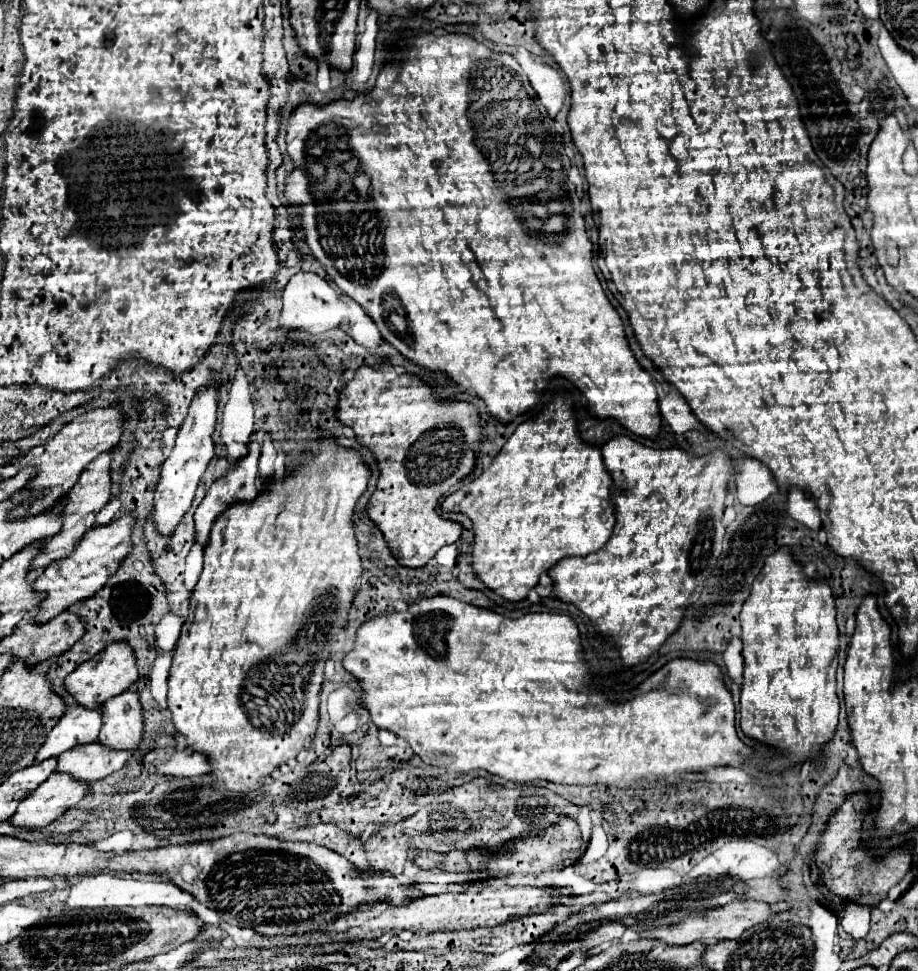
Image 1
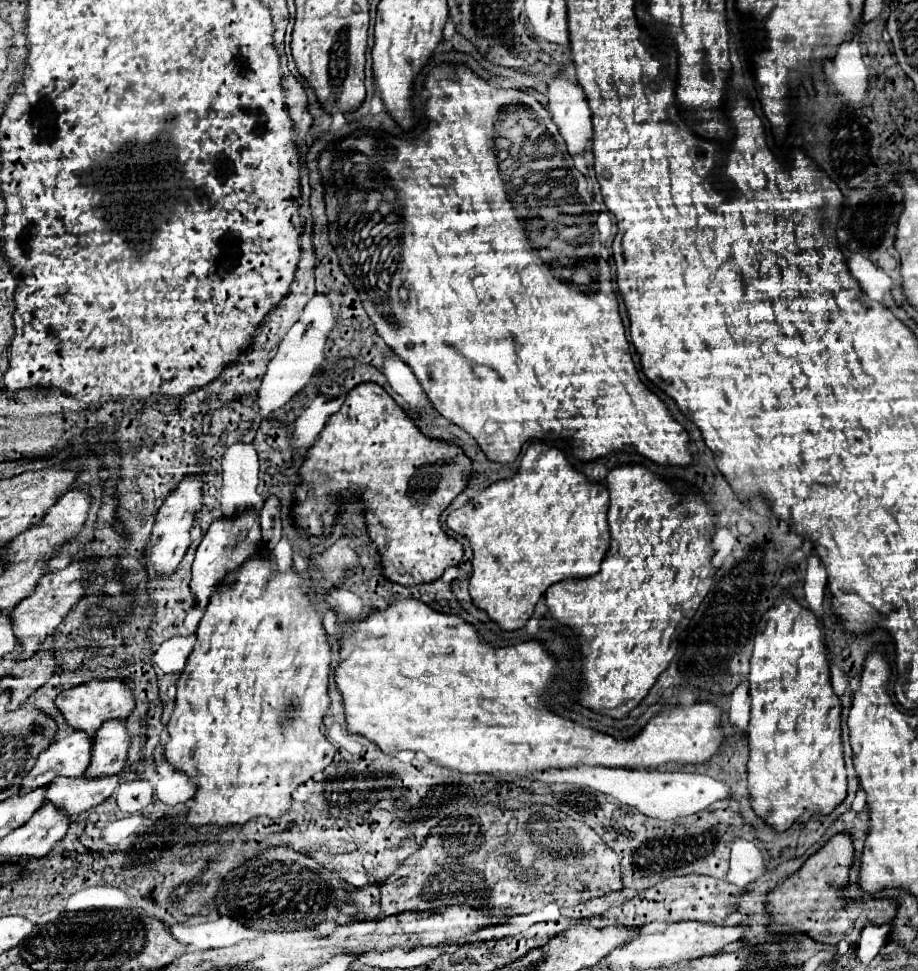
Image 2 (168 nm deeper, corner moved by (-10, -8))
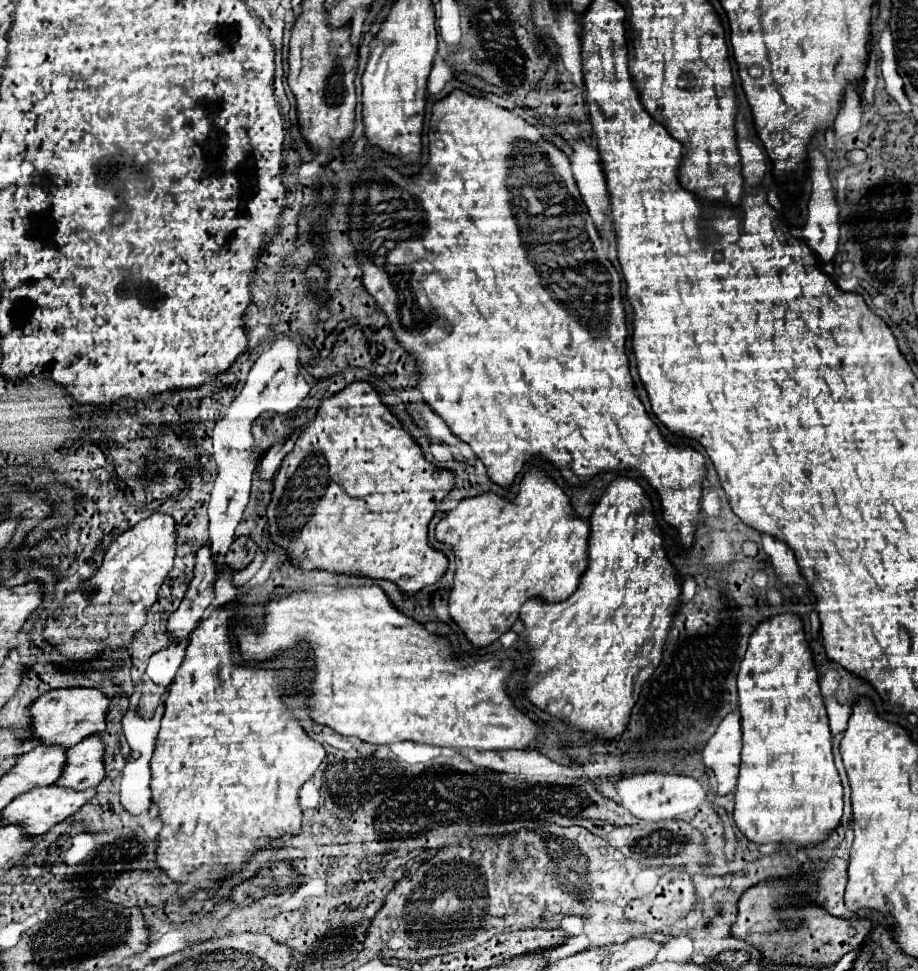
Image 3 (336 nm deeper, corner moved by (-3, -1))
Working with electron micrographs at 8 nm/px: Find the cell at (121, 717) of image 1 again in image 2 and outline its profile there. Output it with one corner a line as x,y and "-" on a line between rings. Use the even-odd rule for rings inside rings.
108,720
108,722
104,722
102,728
96,732
96,736
94,736
94,740
92,740
92,760
90,760
90,766
88,766
86,772
84,772
84,778
120,774
120,772
124,770
128,746
130,746
130,736
128,736
128,732
126,732
124,722
122,722
122,720

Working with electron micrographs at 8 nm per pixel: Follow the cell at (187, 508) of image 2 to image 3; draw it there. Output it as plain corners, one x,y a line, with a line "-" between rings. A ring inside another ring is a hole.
157,511
151,517
137,523
135,527
121,533
113,541
109,551
105,553
105,559
103,559
103,565
99,567
99,571
91,579
87,579
81,587
77,587
73,593
69,593
65,597
65,603
59,605
59,609
51,615
51,619
47,621
45,633
43,633
45,641
61,645
61,651
69,661
91,659
105,647
111,647
113,651
127,649
129,639
133,639
137,629
141,629
141,625
145,623
145,613
155,603
159,587
163,585
169,571
173,569
175,543
177,543
177,523
173,521
171,515
157,513

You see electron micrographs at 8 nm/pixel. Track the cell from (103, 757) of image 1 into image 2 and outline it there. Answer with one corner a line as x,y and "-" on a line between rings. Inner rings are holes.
118,776
106,778
56,778
46,788
46,802
52,802
66,816
76,818
78,814
102,804
114,788
118,786

